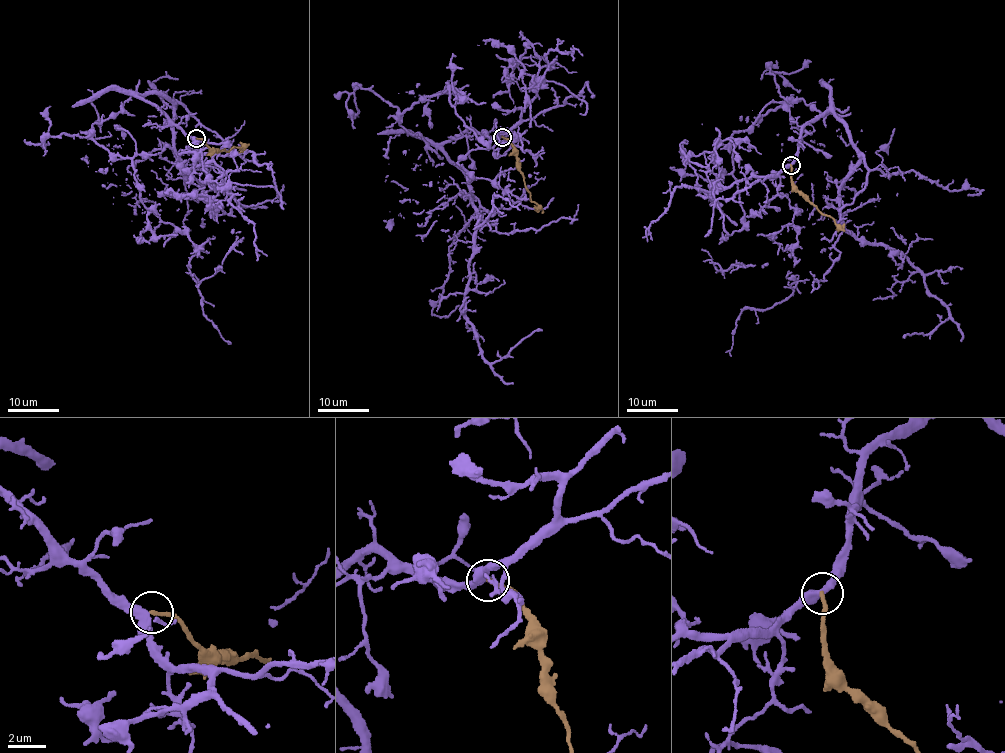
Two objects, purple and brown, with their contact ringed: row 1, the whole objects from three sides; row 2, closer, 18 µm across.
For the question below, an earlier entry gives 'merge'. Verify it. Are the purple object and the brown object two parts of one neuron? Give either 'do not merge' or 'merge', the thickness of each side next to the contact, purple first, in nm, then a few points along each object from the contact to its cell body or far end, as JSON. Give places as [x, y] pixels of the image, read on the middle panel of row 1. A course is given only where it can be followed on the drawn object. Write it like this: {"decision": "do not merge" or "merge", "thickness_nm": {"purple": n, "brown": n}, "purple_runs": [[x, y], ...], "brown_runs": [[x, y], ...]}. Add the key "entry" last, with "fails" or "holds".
{"decision": "do not merge", "thickness_nm": {"purple": 440, "brown": 200}, "purple_runs": [[501, 136], [467, 130], [434, 161], [400, 120], [446, 83], [477, 136], [500, 131], [535, 167]], "brown_runs": [[501, 137], [511, 143], [529, 197], [540, 207], [541, 213]], "entry": "fails"}

